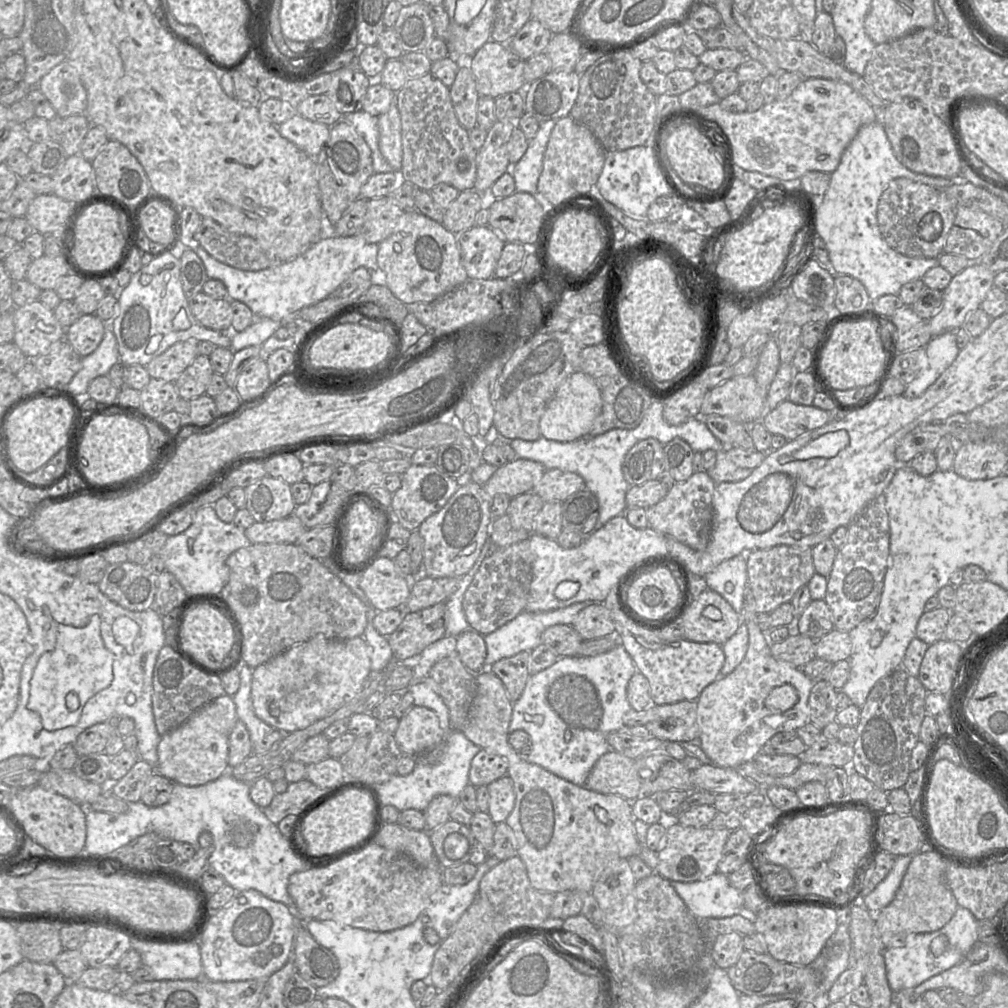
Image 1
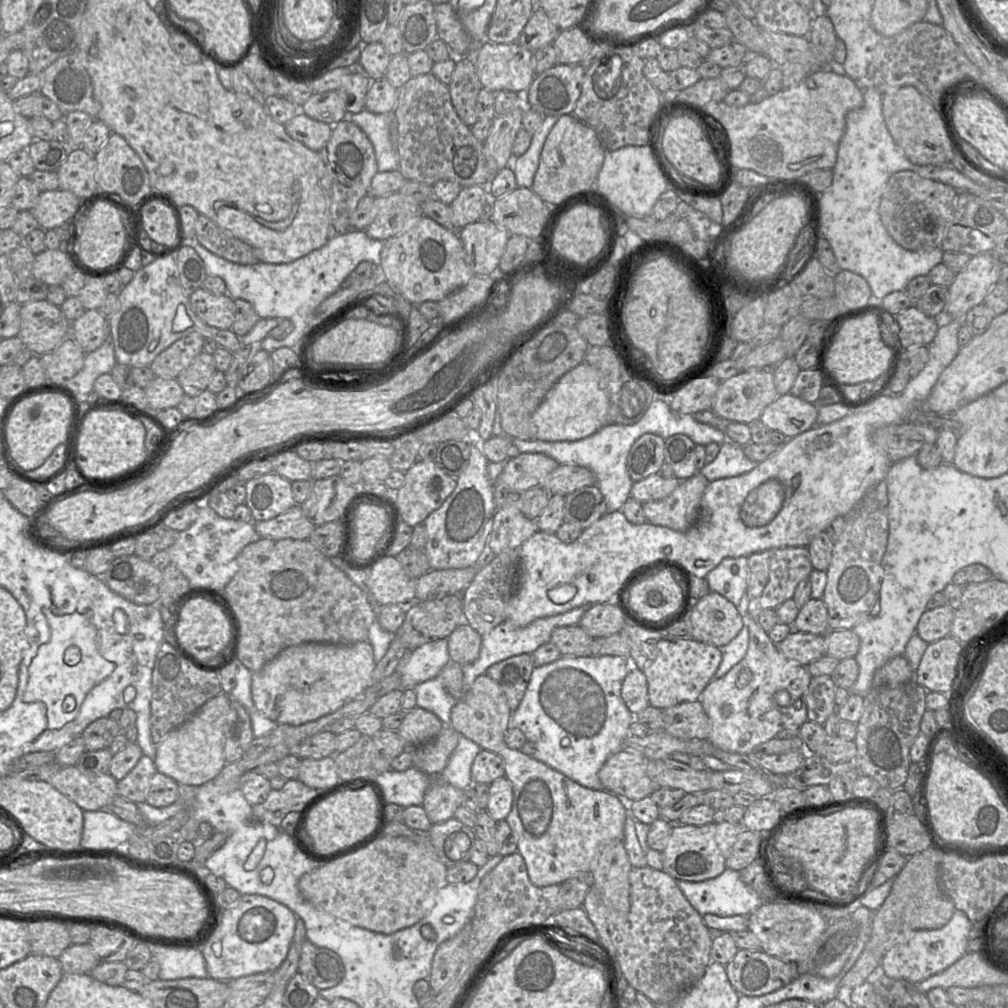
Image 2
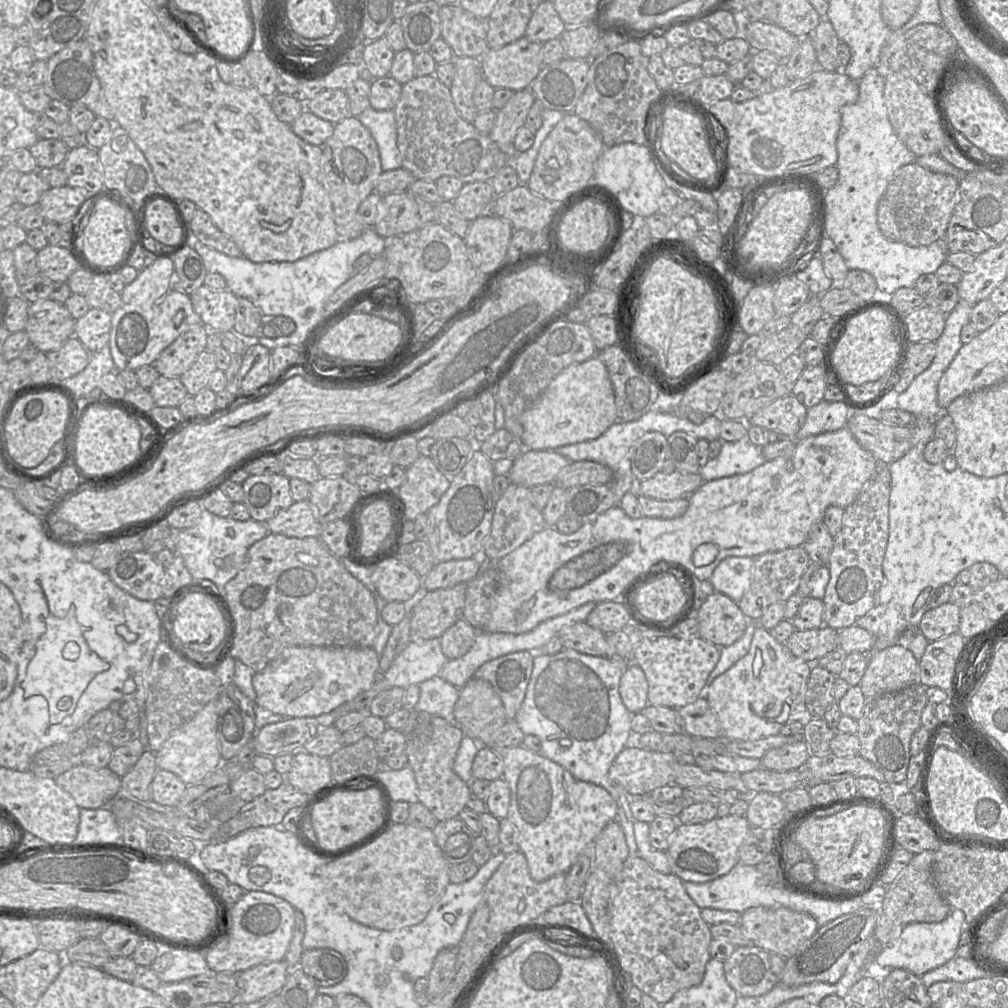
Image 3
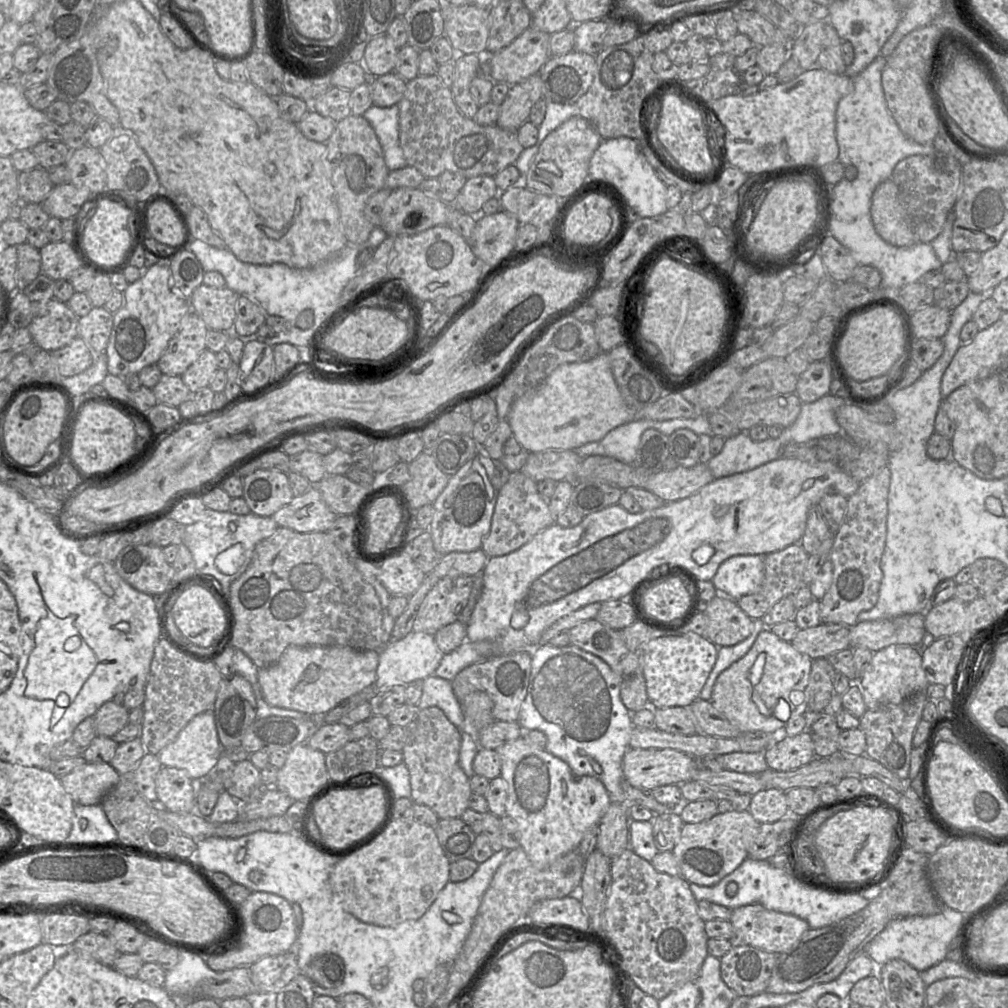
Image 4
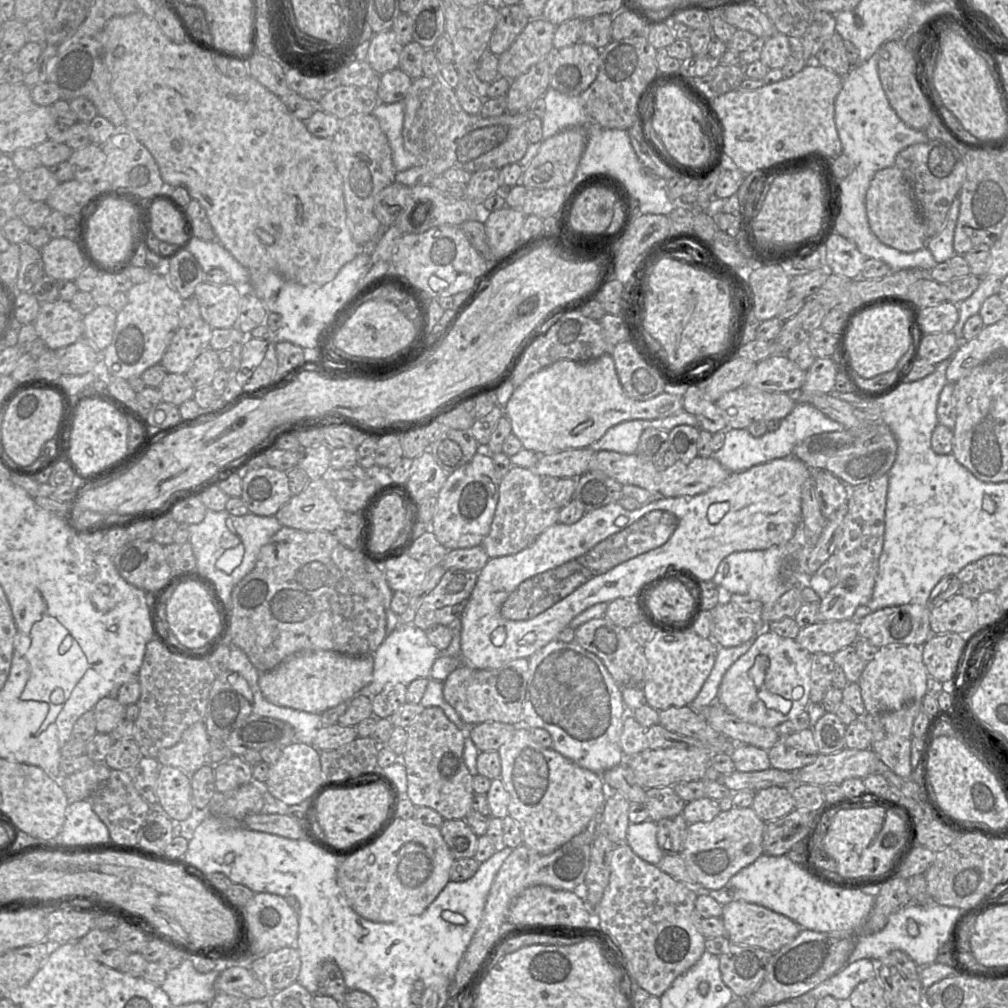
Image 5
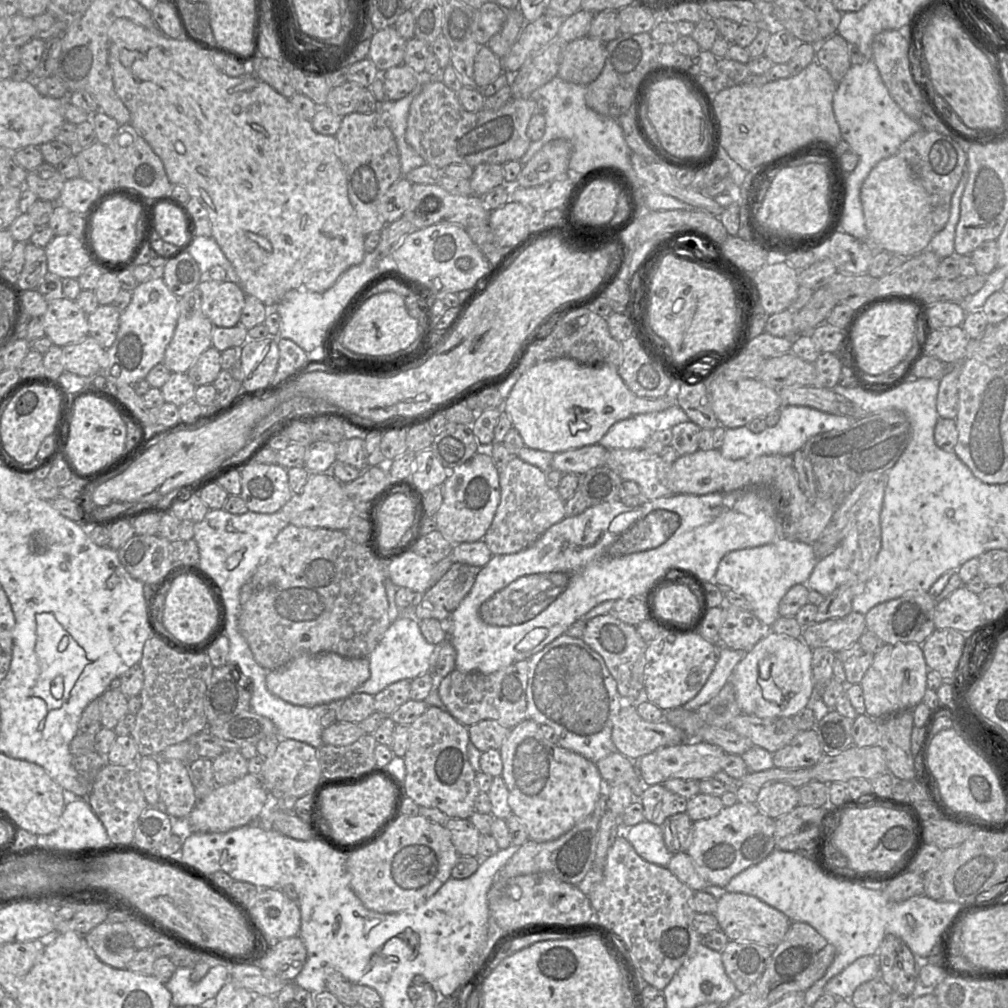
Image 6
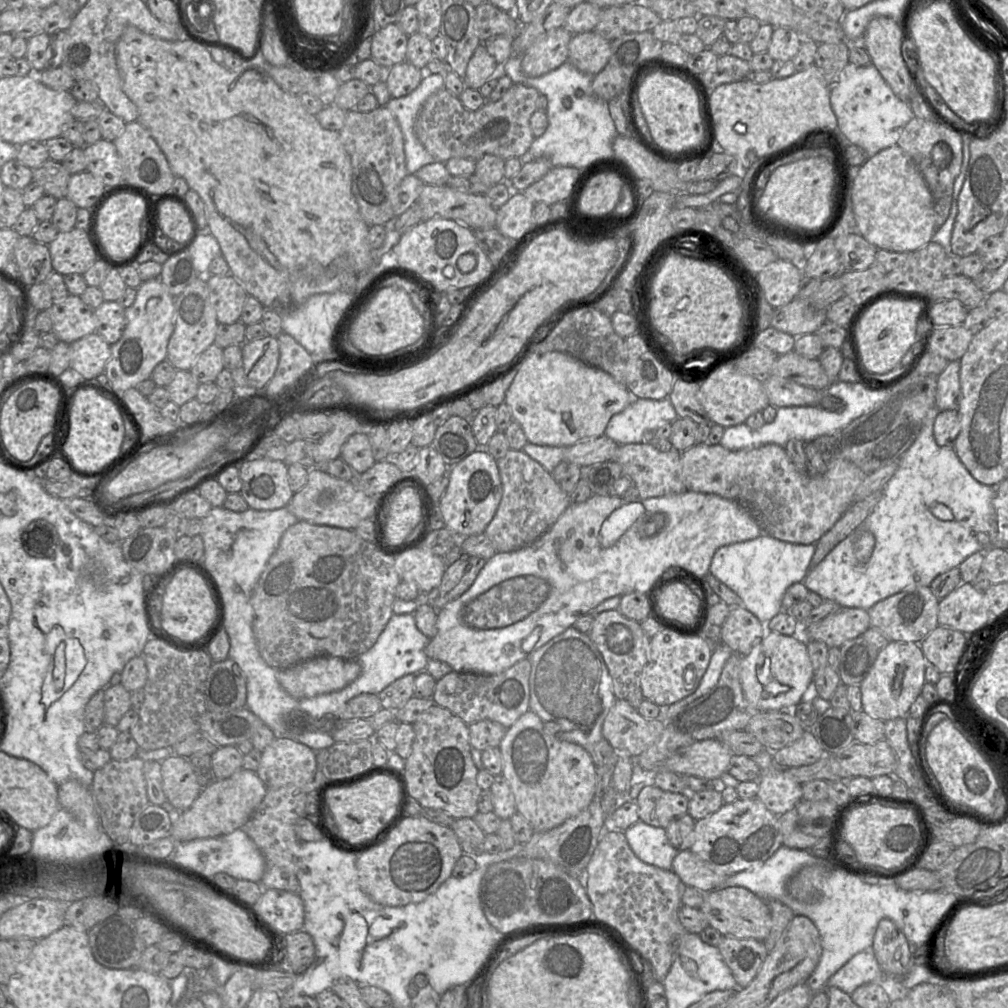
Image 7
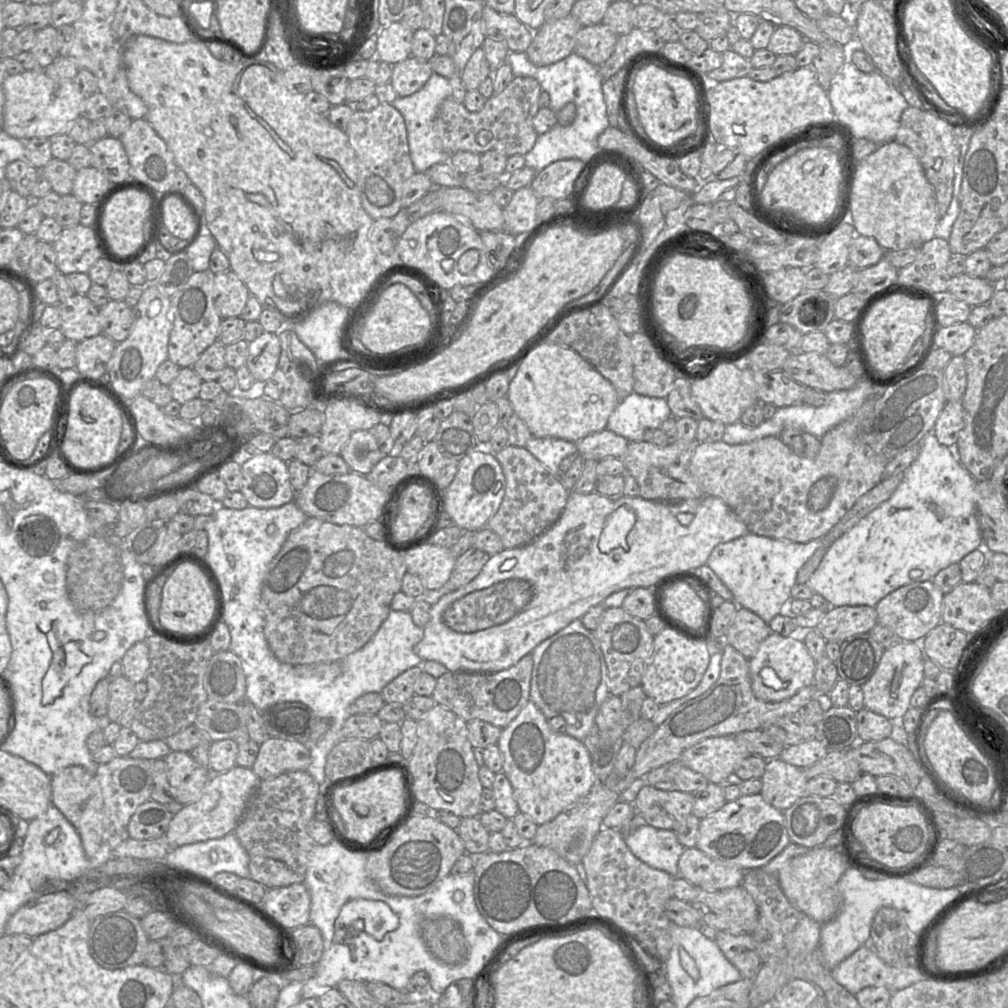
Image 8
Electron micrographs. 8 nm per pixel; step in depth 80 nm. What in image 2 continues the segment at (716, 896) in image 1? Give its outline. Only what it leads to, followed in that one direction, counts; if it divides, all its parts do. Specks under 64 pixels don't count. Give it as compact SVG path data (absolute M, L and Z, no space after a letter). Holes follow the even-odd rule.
M726 868L715 878L697 882L677 880L677 885L689 903L701 916L705 914L749 916L765 902L751 886L742 881L739 872Z

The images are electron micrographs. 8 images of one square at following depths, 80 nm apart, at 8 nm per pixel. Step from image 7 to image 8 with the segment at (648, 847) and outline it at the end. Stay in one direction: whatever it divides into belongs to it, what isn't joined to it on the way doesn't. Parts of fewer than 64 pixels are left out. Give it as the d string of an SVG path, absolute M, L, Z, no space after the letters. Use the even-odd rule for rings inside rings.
M643 824L635 830L625 833L625 842L633 855L649 867L664 871L672 877L679 876L678 860L685 847L679 843L674 831L657 829Z

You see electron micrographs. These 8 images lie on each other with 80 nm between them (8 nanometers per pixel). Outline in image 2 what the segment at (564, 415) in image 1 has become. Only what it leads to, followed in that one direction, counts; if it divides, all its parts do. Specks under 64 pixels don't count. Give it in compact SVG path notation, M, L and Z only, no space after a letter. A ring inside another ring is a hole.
M581 362L571 370L569 370L567 373L565 373L562 377L558 379L558 381L552 386L552 388L549 390L549 392L546 394L543 401L539 404L539 406L536 408L535 412L532 415L532 421L536 425L537 433L536 433L536 439L542 440L542 441L576 441L583 438L586 438L595 432L597 432L600 428L602 428L605 424L612 424L607 423L607 415L609 410L609 399L608 395L606 393L605 388L603 387L603 379L600 374L600 372L589 365L586 362Z

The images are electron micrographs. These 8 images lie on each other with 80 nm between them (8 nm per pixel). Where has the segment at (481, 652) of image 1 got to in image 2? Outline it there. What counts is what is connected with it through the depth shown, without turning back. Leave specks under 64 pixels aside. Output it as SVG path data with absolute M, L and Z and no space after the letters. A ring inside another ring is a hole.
M462 624L447 637L447 642L450 661L466 665L479 657L482 637L469 624Z

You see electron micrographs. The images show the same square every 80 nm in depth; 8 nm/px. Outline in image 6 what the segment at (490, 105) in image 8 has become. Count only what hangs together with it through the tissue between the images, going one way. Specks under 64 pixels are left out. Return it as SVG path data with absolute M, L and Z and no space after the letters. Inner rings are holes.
M436 79L425 82L412 100L405 139L427 164L439 169L450 164L467 164L473 168L483 163L504 165L519 160L529 148L527 128L534 109L535 100L530 97L511 98L497 110L482 108L469 112L461 105L457 93Z

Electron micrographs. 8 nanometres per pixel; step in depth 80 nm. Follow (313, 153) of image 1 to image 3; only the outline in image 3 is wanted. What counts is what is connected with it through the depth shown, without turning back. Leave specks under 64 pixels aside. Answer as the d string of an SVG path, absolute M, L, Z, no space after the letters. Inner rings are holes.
M307 109L290 124L293 132L304 141L322 146L334 132L334 123L322 119Z

